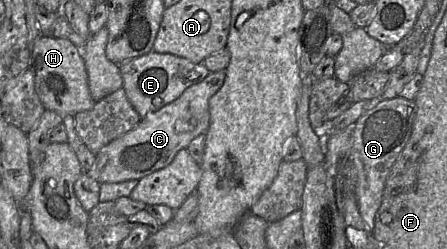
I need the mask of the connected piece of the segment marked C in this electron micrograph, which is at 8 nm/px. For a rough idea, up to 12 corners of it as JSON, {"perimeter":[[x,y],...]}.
{"perimeter":[[225,70],[97,152],[99,183],[139,180],[207,133]]}

